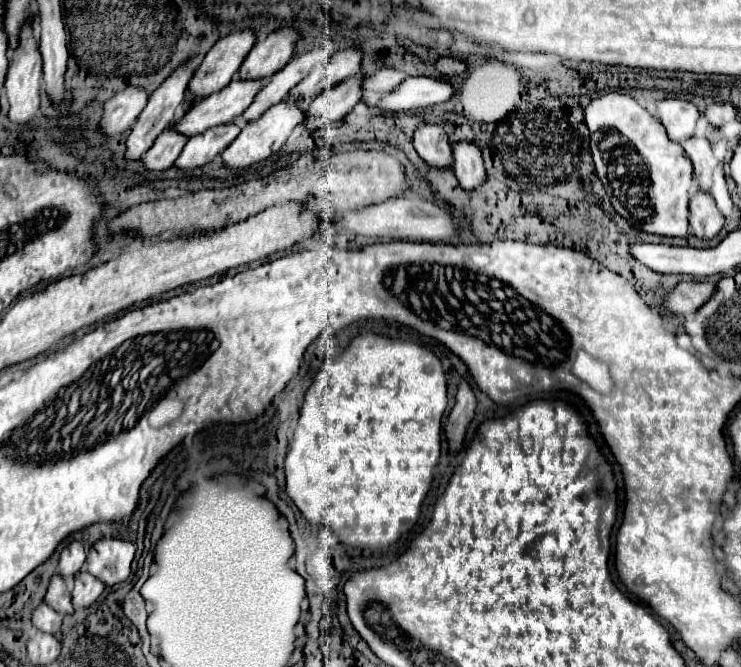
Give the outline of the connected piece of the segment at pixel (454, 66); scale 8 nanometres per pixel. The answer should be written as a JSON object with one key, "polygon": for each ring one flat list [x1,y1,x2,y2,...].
{"polygon":[[440,58,434,66,446,78,452,78,456,74,464,74,464,70,466,70,466,64,460,58]]}

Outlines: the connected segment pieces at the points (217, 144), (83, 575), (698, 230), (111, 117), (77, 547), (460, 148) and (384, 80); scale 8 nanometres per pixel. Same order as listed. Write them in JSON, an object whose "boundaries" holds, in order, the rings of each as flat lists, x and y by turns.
{"boundaries":[[[222,124,192,136,186,142,182,154,176,158,174,166,178,170,194,170,212,162,222,150,226,150,226,146,230,146,230,142,238,136,238,130,240,128,236,124]],[[78,572,74,576,74,590,72,590,74,608,84,608,94,604,102,594,102,590,104,584,98,578,94,578,90,572]],[[696,192,690,200,690,230,700,240,714,238,724,226,724,218,710,194]],[[126,88,118,92,114,98,110,98,104,104,98,132,108,138,124,134,136,122,146,102,148,102,148,94,142,88]],[[72,540,60,552,60,566,58,566,60,568,60,574,66,580,72,580,72,576,82,568,84,560,86,560,86,552,84,552,82,544,78,540]],[[458,142,454,146,454,174,464,190,476,190,482,186,486,172,484,172,484,160,476,144,470,142]],[[382,68,374,74,366,74,366,78,362,80,362,90,364,92,378,92,378,94,386,94,390,90,394,90,394,86,398,86,402,80,406,78,406,74,402,70,396,68]]]}

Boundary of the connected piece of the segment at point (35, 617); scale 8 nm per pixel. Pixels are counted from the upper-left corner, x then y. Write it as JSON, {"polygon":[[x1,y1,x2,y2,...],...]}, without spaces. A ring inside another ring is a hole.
{"polygon":[[40,604,34,612,32,612,32,624,36,630,46,630,50,634,56,634,62,626,62,614,56,612,54,608,50,608,48,604]]}

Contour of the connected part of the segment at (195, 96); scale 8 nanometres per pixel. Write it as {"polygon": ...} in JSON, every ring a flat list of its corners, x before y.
{"polygon":[[250,30,234,32,220,38,204,56,204,60,200,62,188,84,190,100,196,102,228,86,234,74,238,72,240,64,252,50,252,46,254,46,254,32]]}

